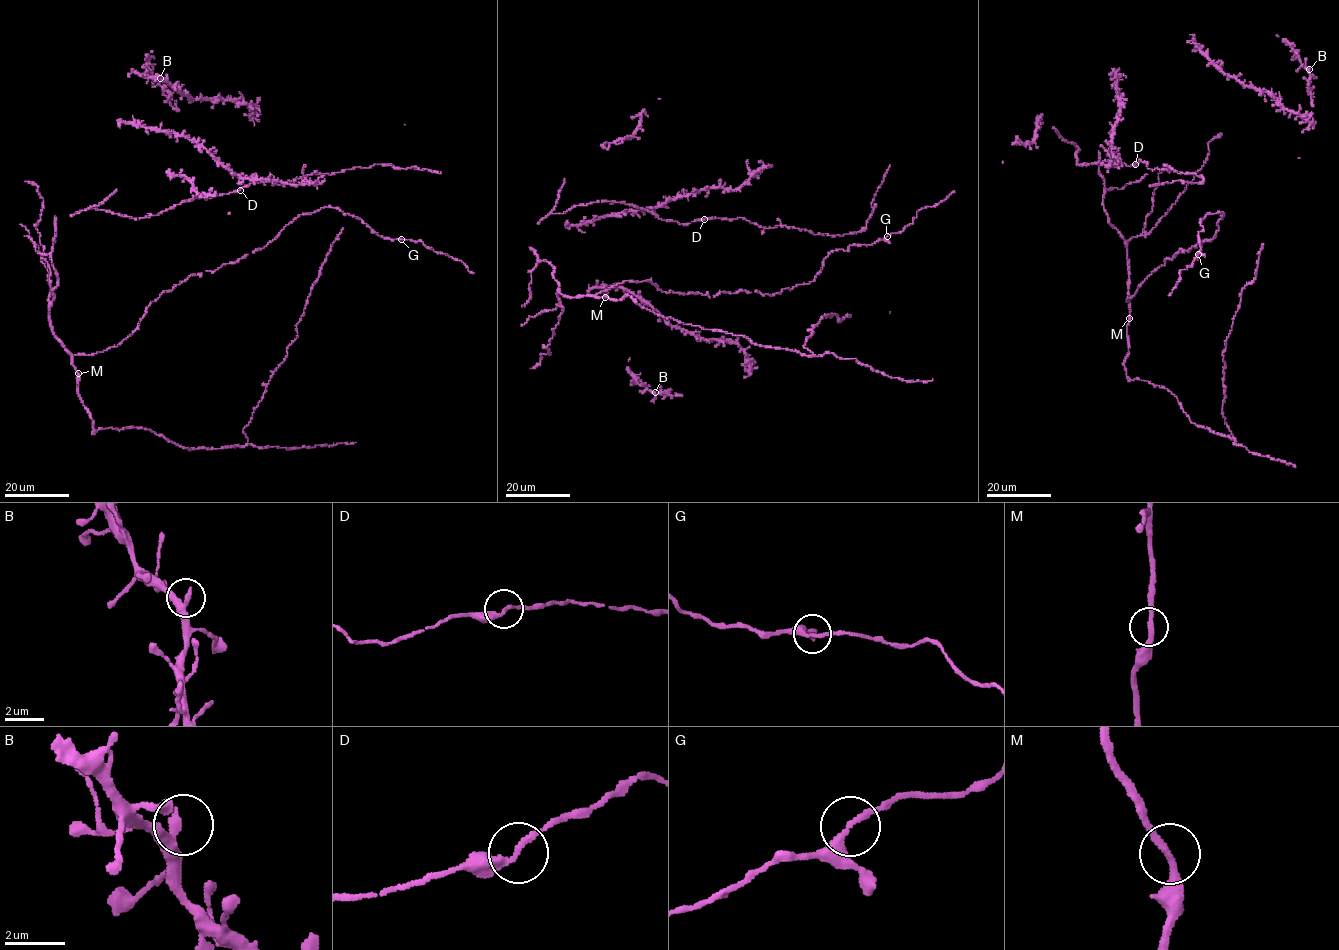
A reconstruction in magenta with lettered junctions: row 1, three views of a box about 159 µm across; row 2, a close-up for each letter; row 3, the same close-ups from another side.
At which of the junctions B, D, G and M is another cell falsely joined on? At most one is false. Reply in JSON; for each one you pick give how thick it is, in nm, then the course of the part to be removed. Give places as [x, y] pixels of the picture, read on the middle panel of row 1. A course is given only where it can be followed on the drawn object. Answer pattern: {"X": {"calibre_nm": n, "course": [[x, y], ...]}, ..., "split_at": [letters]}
{"split_at": []}

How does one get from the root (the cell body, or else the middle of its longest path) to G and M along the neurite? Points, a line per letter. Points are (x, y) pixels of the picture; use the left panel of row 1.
G: (55, 217), (50, 327), (72, 355), (118, 346), (163, 292), (263, 248), (300, 215), (336, 208), (400, 240)
M: (55, 217), (51, 259), (57, 280), (52, 291), (50, 327), (70, 355), (71, 364), (78, 373)

